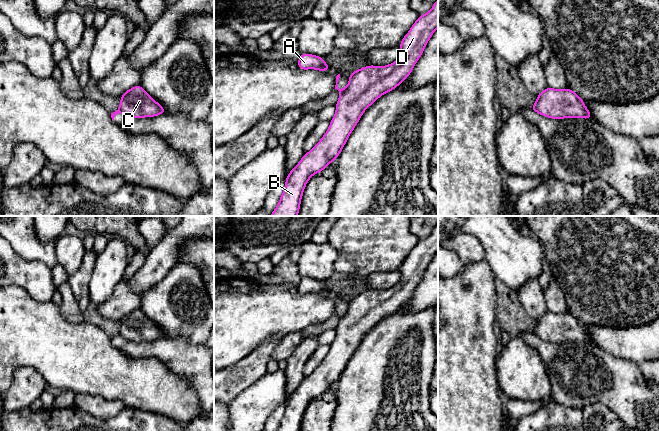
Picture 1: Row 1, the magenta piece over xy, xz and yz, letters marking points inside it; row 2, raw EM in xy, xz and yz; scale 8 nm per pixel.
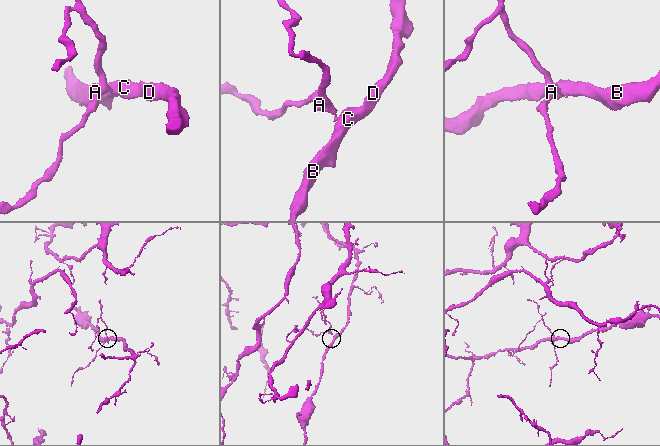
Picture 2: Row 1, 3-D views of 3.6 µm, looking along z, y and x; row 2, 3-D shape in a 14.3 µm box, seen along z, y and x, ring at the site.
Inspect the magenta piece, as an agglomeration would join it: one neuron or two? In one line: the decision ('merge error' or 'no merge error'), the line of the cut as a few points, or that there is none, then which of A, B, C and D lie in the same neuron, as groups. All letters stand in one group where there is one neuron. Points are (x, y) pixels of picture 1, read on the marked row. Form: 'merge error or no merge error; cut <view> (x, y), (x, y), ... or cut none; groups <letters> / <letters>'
merge error; cut xz (345, 89), (340, 94); groups A / B C D

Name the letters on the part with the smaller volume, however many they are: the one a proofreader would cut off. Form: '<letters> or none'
A

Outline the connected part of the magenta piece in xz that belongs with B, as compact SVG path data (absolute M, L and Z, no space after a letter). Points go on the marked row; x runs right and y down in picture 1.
M438 0L428 13L418 17L401 40L401 54L397 61L387 66L368 65L351 72L348 85L336 103L336 112L328 130L286 176L283 194L270 216L298 215L308 180L339 156L364 111L410 75L437 28Z

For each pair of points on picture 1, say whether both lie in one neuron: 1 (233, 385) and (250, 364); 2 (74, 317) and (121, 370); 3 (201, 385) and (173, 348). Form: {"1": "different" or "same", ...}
{"1": "same", "2": "different", "3": "same"}

